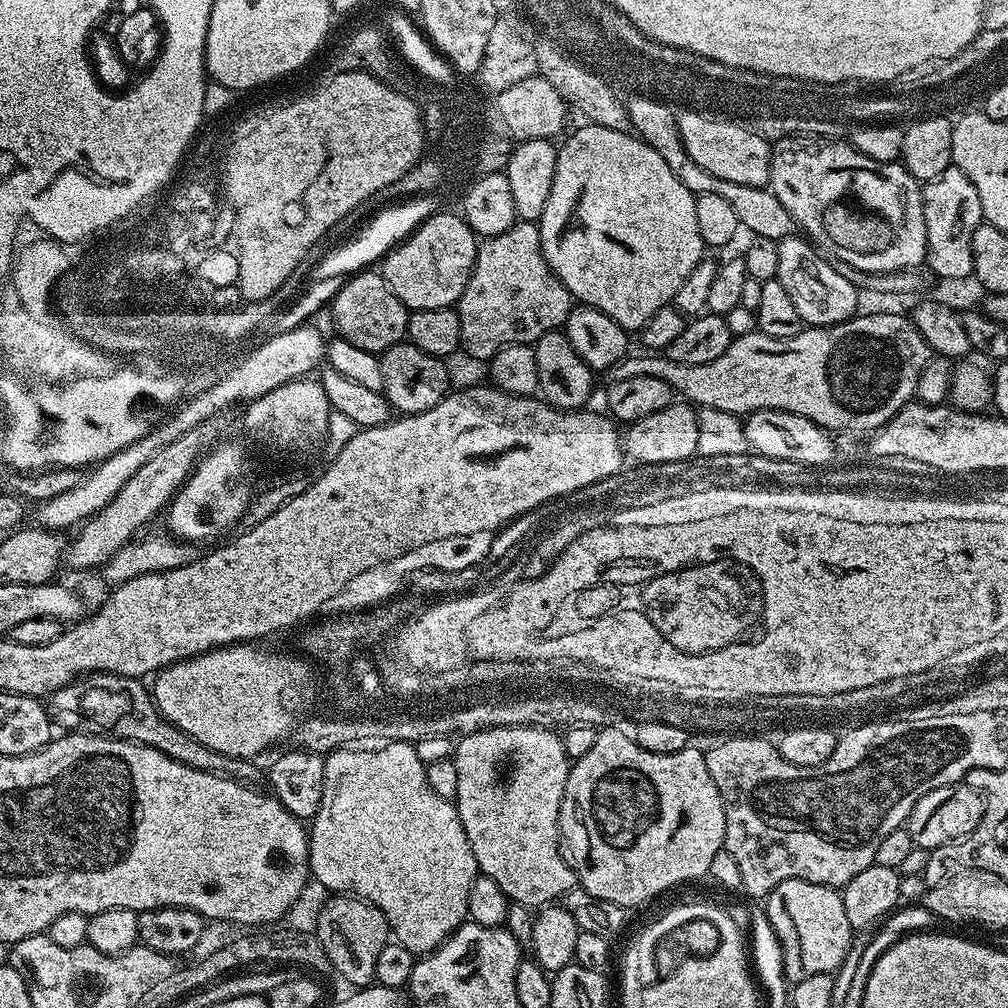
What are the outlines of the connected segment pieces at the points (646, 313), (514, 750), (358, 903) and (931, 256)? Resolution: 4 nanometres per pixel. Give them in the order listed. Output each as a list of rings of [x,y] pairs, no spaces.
[[[585,123],[583,127],[564,145],[561,143],[556,153],[550,198],[546,198],[546,210],[542,210],[538,221],[542,250],[573,301],[602,310],[626,330],[639,330],[658,310],[675,301],[682,282],[690,278],[690,270],[705,259],[706,245],[702,234],[698,234],[694,211],[696,196],[678,182],[674,170],[662,162],[662,154],[639,136],[597,124]]]
[[[551,728],[482,729],[458,740],[454,759],[458,770],[458,794],[454,803],[462,830],[470,838],[479,875],[494,878],[513,904],[533,910],[555,905],[578,884],[562,851],[560,838],[560,807],[570,767],[563,739]]]
[[[332,894],[327,898],[329,900],[321,906],[320,913],[316,916],[315,936],[320,939],[320,945],[326,950],[335,975],[340,975],[346,983],[352,984],[351,986],[371,985],[376,978],[378,954],[382,954],[382,950],[390,943],[390,929],[382,910],[351,894]]]
[[[955,166],[942,170],[938,178],[927,181],[922,188],[924,194],[924,217],[926,218],[926,242],[928,251],[926,253],[926,268],[929,268],[936,276],[941,276],[944,280],[964,280],[972,276],[972,267],[974,266],[974,230],[984,220],[984,211],[982,210],[982,198],[978,198],[978,190],[962,170]]]

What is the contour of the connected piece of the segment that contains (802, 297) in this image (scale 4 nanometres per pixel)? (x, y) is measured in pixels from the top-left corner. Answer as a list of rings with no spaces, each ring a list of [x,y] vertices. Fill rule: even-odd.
[[[795,235],[777,241],[778,276],[786,294],[793,299],[799,317],[807,327],[828,327],[850,320],[857,315],[861,293],[852,285],[850,278],[842,278],[838,274],[835,263],[829,262],[818,252],[820,251],[805,237]]]

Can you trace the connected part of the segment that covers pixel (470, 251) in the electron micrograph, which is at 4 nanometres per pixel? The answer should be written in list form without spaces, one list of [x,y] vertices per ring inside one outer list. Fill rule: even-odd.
[[[437,210],[427,220],[423,220],[401,244],[397,244],[385,254],[382,261],[382,275],[386,286],[390,286],[392,293],[411,311],[451,308],[466,290],[466,282],[476,265],[477,247],[478,237],[466,223],[463,215],[456,213],[455,216],[452,212]]]

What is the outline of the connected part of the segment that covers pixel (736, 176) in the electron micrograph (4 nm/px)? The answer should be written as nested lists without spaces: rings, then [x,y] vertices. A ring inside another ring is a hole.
[[[700,110],[680,112],[676,125],[686,146],[686,154],[698,162],[714,178],[726,178],[726,182],[738,182],[742,186],[762,188],[768,184],[770,166],[772,165],[772,144],[745,130],[742,123],[735,119],[707,120]]]

